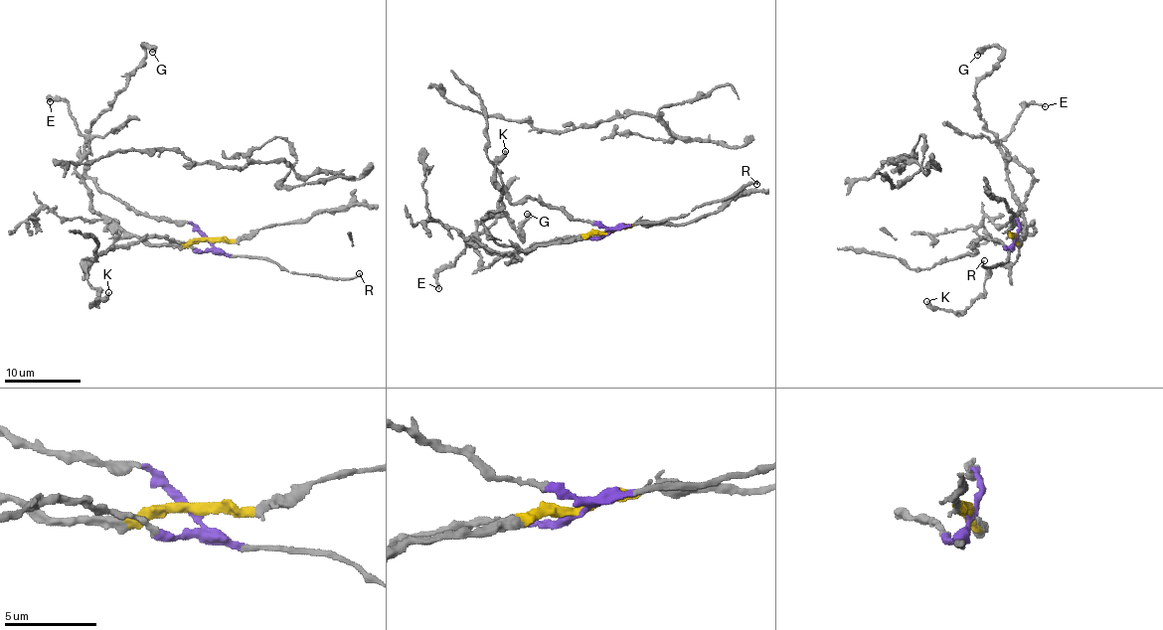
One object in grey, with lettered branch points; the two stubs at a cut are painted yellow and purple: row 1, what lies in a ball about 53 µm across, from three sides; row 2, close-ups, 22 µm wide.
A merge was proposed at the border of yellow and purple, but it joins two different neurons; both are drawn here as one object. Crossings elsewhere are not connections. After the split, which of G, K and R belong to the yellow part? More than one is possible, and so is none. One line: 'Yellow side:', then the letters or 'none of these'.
Yellow side: K

